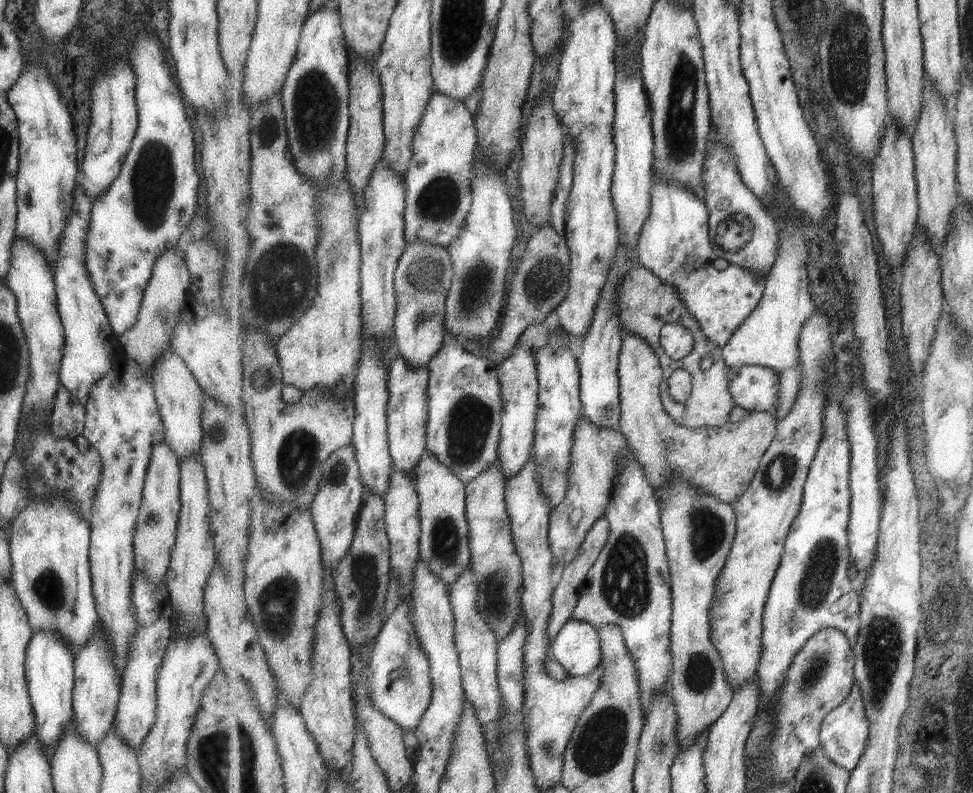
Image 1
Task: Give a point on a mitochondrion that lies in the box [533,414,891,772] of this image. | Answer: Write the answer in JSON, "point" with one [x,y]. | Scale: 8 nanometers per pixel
{"point":[624,583]}

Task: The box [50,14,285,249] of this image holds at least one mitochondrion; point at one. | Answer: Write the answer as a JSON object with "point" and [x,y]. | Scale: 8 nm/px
{"point":[152,179]}

